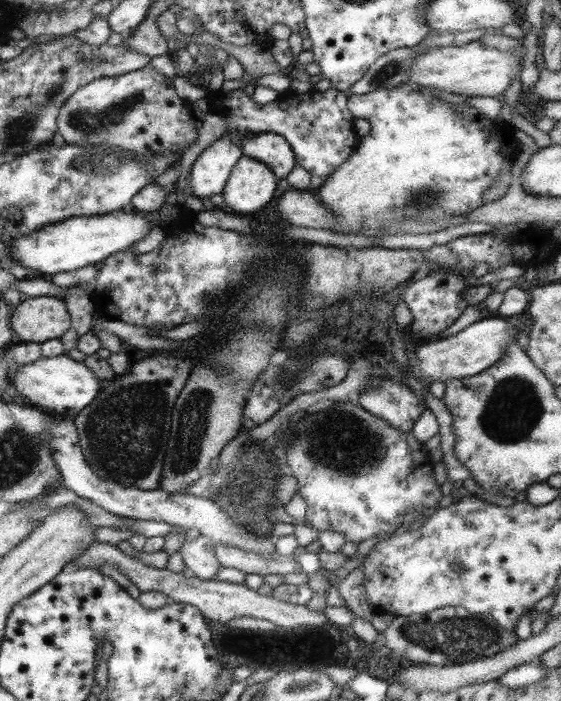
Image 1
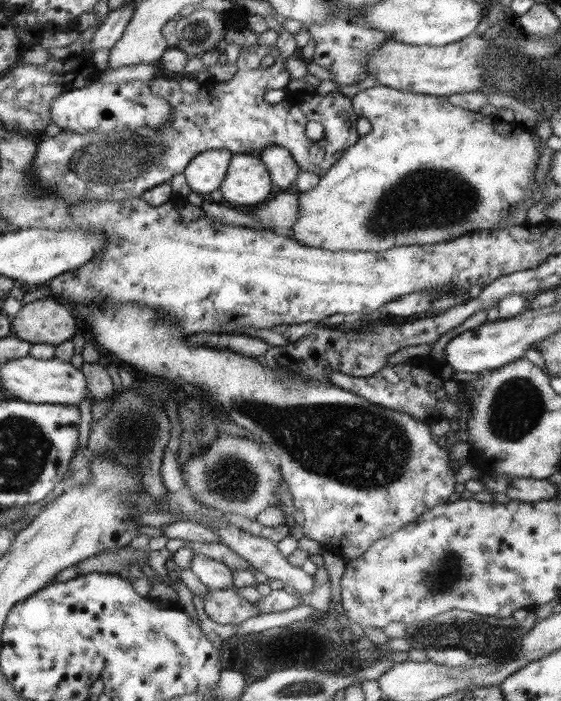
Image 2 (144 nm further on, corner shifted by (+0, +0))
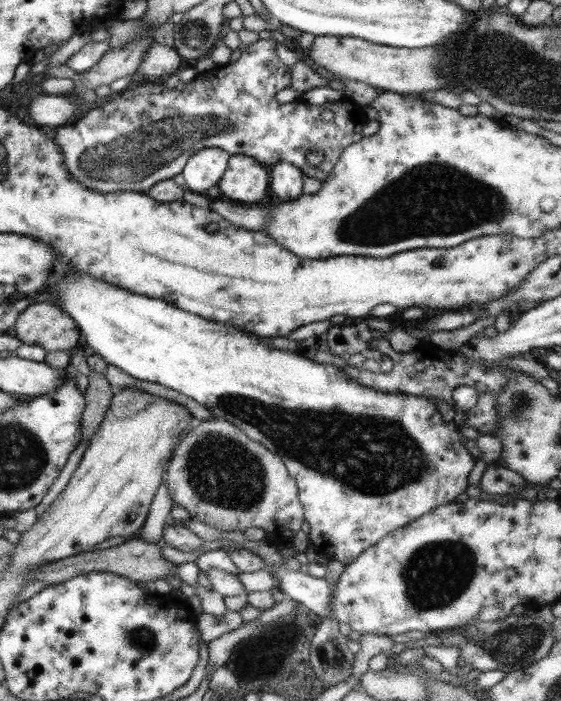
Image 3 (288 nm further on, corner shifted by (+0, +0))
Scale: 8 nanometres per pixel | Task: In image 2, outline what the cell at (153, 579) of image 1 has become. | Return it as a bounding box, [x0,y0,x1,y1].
[203,588,259,624]

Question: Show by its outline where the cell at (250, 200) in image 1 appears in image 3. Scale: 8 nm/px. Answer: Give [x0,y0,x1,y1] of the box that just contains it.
[217,156,271,202]

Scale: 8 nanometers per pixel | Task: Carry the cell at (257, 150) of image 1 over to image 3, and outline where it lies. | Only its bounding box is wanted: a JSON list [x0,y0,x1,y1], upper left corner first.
[269,162,305,202]

